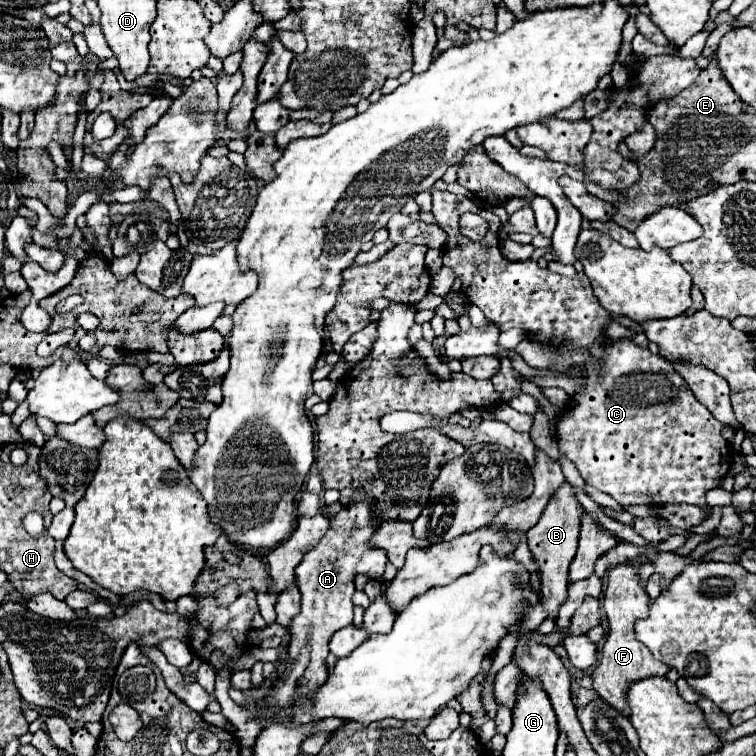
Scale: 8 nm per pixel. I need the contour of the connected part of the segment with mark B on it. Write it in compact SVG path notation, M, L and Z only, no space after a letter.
M563 482L553 498L549 500L541 520L527 532L527 542L531 552L541 564L541 606L549 616L557 616L559 608L567 602L567 586L569 586L569 564L577 552L577 536L579 536L579 512L583 512L581 502L577 500L573 486Z

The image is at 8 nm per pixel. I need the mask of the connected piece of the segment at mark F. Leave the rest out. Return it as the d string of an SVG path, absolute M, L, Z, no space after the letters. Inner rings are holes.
M623 562L623 564L607 568L607 588L603 594L603 610L609 620L609 634L599 652L599 662L591 674L593 688L597 690L597 694L603 700L607 700L607 704L611 704L613 708L619 708L619 712L623 712L625 716L629 714L625 704L627 684L635 682L637 678L665 676L669 672L669 666L655 660L649 648L645 648L645 644L641 644L635 638L633 624L637 618L647 616L647 608L649 608L649 594L641 582L639 570L641 570L641 564L635 564L635 562Z

